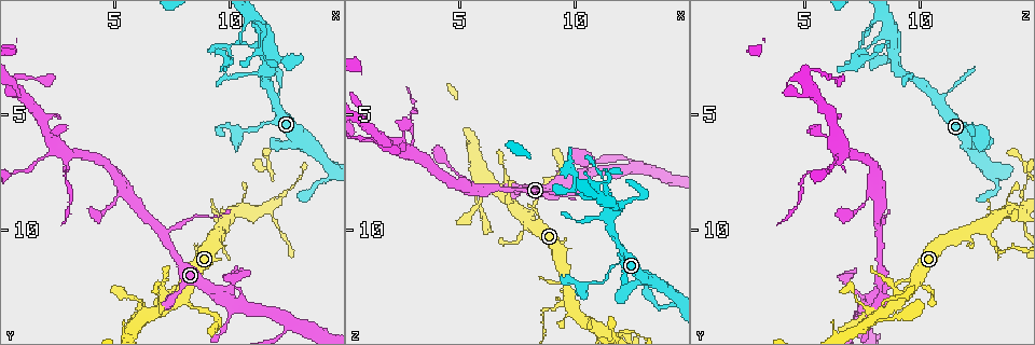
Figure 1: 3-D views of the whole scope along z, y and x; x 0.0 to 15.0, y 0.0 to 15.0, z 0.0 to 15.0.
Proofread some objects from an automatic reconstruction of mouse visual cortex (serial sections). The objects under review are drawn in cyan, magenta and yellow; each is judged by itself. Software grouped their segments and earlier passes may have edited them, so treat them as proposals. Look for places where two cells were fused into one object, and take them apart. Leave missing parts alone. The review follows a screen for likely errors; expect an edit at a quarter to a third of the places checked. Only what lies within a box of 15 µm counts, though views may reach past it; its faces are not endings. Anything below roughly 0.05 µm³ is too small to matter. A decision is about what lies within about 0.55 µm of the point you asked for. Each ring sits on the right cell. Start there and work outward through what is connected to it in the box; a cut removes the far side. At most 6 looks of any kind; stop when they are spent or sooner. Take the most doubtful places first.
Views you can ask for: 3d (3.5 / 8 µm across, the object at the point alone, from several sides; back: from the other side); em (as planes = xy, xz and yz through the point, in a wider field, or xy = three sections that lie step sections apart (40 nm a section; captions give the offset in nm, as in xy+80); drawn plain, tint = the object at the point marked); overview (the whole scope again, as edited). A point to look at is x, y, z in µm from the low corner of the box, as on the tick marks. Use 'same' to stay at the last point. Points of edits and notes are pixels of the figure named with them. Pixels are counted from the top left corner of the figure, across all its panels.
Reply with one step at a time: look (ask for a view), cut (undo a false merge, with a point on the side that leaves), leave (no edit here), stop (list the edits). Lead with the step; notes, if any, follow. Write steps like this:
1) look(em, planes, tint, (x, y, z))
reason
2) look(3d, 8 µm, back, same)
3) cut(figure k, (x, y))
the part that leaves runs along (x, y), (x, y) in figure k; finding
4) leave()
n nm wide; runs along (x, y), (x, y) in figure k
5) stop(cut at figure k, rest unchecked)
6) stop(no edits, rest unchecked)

look(3d, 8 µm, (9.6, 10.6, 13.1))
thick turns thin

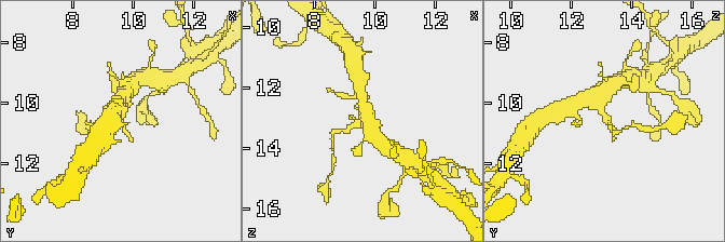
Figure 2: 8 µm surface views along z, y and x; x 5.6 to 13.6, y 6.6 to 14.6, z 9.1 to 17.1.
look(em, xy, step 3, tint, (9.5, 10.5, 13.2))

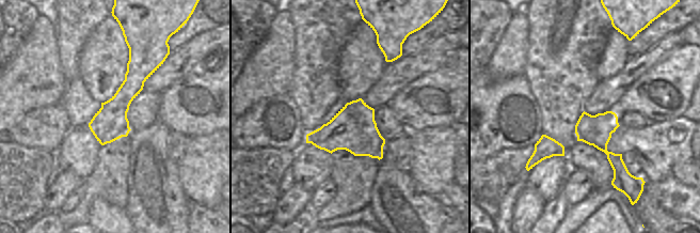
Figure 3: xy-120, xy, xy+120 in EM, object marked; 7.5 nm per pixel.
leave()
340 nm wide; runs along (133, 52), (133, 83), (102, 141) in figure 3; one cell here

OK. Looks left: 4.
look(3d, 3.5 µm, (10.0, 1.9, 8.3))
abrupt turn

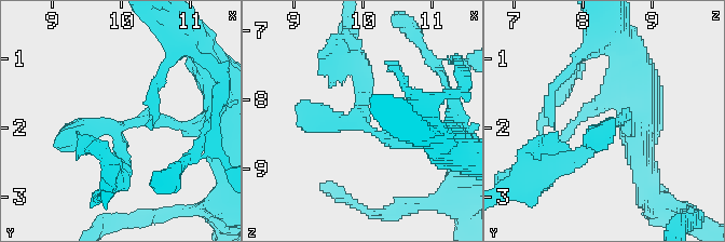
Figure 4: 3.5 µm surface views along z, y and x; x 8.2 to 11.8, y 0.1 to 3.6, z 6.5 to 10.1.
look(em, xy, step 5, plain, (10.00, 2.00, 8.30))
need the tissue

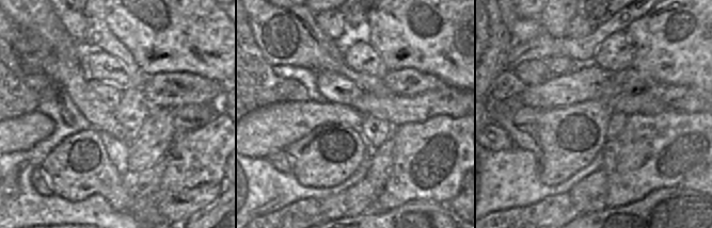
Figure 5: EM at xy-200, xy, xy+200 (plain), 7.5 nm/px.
look(em, xy, step 5, tint, same)

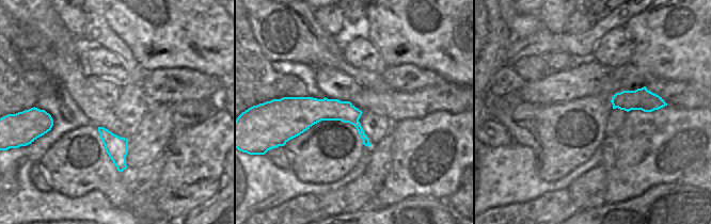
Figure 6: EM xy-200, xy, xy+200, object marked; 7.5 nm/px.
leave()
runs along (419, 146), (359, 121), (359, 70) in figure 4; continuous, no second cell

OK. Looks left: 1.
stop(no edits, rest unchecked)

